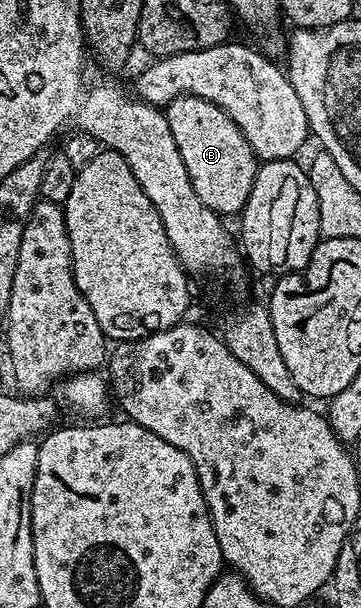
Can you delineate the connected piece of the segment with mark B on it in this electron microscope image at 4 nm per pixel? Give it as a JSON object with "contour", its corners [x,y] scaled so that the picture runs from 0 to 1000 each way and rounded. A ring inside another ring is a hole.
{"contour":[[[526,156],[471,166],[457,174],[457,184],[468,196],[468,215],[479,215],[490,248],[501,248],[501,268],[512,268],[512,281],[524,281],[546,327],[557,327],[557,334],[593,350],[670,352],[690,314],[701,314],[712,260],[679,222],[668,222],[657,202],[645,202],[612,176]]]}

